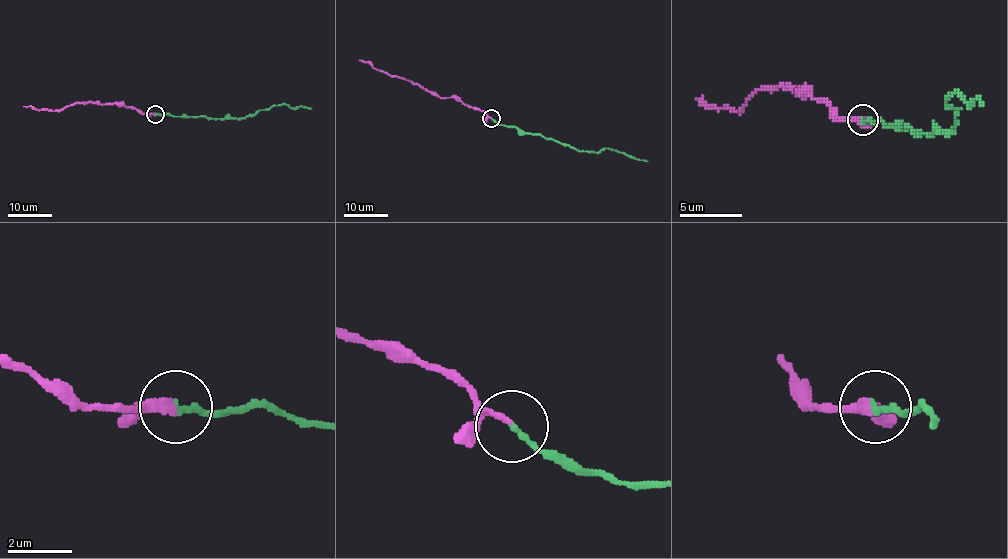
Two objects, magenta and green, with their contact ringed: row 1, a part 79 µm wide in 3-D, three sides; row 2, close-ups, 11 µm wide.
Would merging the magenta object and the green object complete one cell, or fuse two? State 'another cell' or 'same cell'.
same cell

